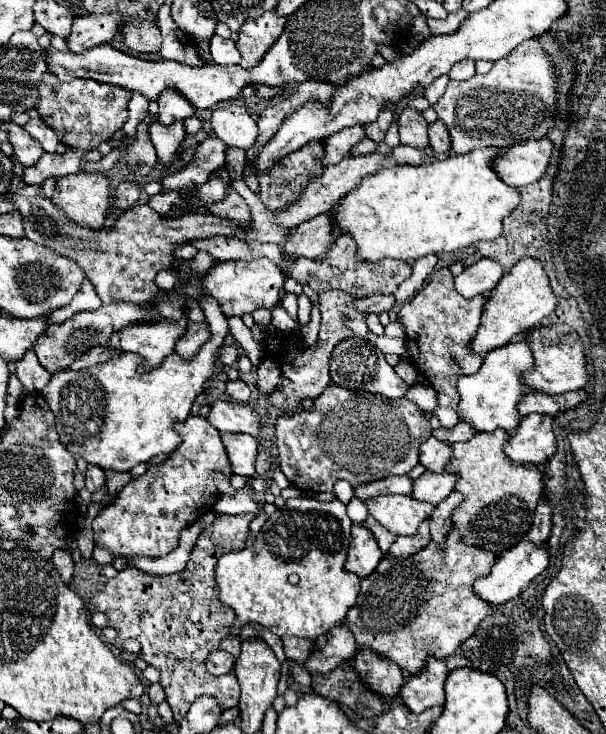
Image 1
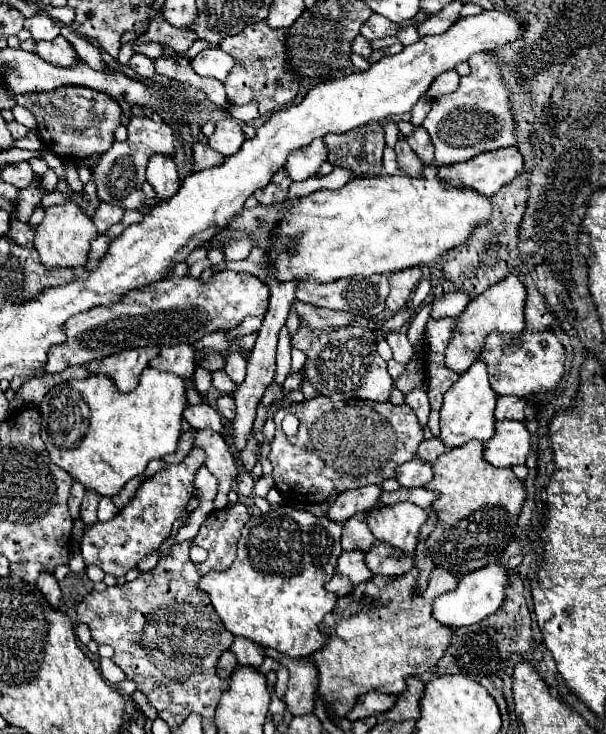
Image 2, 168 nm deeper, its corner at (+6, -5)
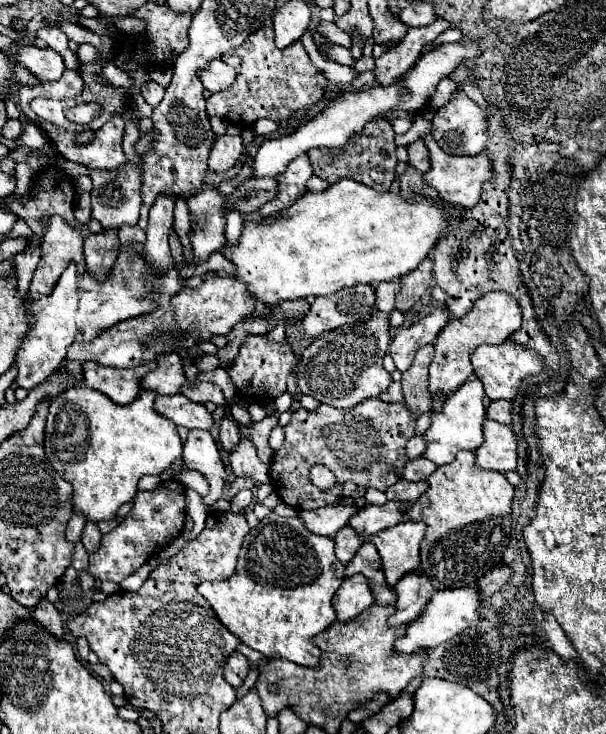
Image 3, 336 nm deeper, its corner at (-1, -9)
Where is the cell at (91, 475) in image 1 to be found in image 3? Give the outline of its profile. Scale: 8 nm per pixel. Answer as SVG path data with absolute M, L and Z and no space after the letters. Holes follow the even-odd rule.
M86 523L84 527L84 535L82 535L82 545L86 547L88 553L94 553L96 547L100 547L100 531L98 531L98 525L96 523Z

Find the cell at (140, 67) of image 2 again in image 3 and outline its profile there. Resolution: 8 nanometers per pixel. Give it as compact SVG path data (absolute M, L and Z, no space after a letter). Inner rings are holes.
M150 81L150 83L146 83L146 85L142 87L142 97L144 97L146 103L152 105L152 107L156 107L156 105L160 103L162 95L164 95L164 89L162 89L158 83L154 83L154 81Z

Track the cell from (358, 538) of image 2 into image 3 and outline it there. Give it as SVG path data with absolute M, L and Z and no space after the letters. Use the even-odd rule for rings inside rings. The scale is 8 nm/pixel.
M342 527L334 537L334 551L336 551L336 557L340 559L340 563L348 563L354 555L356 555L356 551L360 549L360 545L364 543L364 539L356 533L356 531L352 531L352 527Z

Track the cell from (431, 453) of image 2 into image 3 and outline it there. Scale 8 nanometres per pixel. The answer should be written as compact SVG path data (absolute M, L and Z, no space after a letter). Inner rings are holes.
M418 457L414 461L408 461L408 465L404 467L404 479L408 481L424 481L428 475L432 475L436 471L436 465L424 457Z

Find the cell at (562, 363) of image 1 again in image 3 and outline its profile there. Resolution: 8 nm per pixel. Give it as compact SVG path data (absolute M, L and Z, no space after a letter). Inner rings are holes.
M504 341L500 345L480 345L472 357L474 375L484 383L484 393L488 399L514 399L518 393L518 385L528 375L538 375L544 369L544 361L536 351L516 345L514 341Z

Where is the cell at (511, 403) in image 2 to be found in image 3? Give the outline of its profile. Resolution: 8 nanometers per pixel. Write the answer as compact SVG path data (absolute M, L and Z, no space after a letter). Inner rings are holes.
M490 401L488 407L486 407L486 417L492 419L492 421L498 421L502 425L510 425L512 423L512 415L510 415L510 409L512 409L512 401Z

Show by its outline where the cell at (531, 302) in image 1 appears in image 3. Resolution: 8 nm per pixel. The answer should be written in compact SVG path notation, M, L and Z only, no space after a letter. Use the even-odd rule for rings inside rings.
M492 291L488 295L482 295L472 311L468 311L466 315L462 315L460 319L450 321L440 335L436 337L434 343L434 359L430 363L430 379L428 379L428 387L432 395L450 395L454 393L460 385L464 385L470 377L472 377L472 363L470 363L470 355L478 345L496 345L496 343L504 343L522 323L522 313L518 303L512 299L512 295L504 293L504 291Z

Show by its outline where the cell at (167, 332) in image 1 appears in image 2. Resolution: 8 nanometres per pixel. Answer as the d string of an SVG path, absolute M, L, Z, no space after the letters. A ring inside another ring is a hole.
M137 347L137 349L129 349L129 351L119 351L117 355L109 355L105 359L95 359L91 363L87 363L85 367L91 373L103 373L109 375L119 391L129 393L137 387L139 383L139 375L141 371L149 365L151 361L151 353L157 353L157 347Z

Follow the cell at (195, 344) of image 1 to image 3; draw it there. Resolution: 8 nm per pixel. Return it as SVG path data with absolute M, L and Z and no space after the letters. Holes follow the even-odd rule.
M158 355L156 357L156 369L142 377L142 391L154 391L158 395L176 395L186 381L180 355Z

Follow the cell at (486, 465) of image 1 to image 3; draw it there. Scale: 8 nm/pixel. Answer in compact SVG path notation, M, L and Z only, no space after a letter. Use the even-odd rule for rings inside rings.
M458 451L456 459L448 465L438 467L428 479L426 493L418 499L420 521L426 523L426 535L420 543L422 573L430 579L434 589L456 589L472 587L476 581L488 573L492 567L502 563L502 553L508 547L508 529L504 529L506 519L510 519L510 503L514 497L514 487L498 471L480 469L474 463L472 451Z

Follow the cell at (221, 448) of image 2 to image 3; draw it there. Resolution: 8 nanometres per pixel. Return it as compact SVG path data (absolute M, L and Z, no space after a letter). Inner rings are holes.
M192 429L182 447L182 461L186 469L202 473L210 485L209 493L202 498L205 505L214 505L224 495L226 471L220 459L220 451L208 431Z

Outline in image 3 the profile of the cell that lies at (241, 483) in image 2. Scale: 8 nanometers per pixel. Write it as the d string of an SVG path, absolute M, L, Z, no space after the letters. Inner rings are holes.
M240 491L232 501L230 501L230 511L232 513L244 513L246 507L252 501L252 491Z

